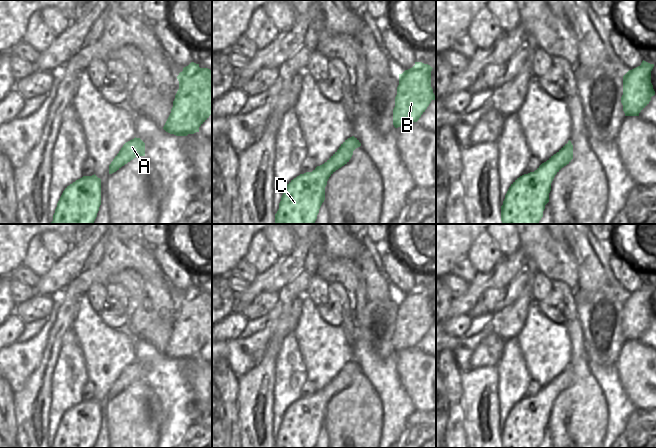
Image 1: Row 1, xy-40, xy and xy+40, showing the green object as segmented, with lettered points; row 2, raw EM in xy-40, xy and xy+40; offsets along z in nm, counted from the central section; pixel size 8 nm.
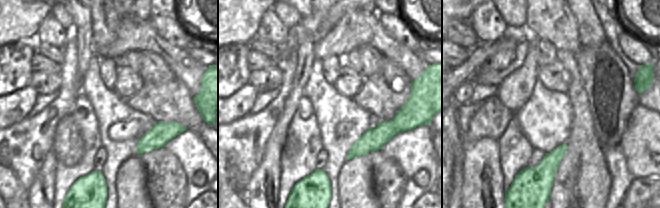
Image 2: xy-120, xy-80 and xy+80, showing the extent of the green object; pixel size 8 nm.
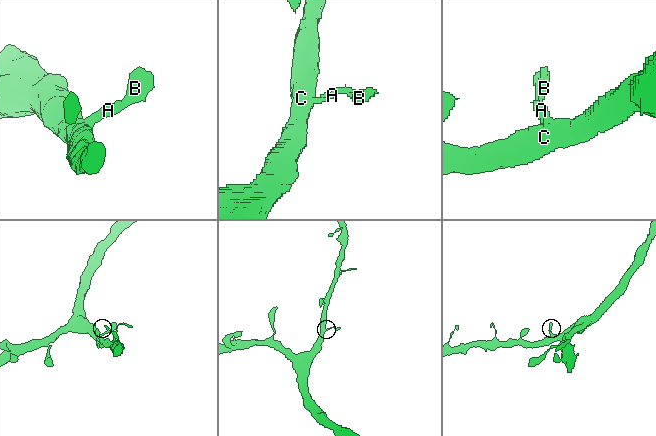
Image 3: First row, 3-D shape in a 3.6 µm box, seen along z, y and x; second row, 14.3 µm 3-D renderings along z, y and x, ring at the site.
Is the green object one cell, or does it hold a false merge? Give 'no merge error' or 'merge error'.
no merge error

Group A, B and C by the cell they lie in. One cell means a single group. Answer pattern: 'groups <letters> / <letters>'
groups A B C

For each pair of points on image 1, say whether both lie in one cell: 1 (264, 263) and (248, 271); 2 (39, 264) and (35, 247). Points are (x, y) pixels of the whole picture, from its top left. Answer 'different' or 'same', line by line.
1: different
2: same

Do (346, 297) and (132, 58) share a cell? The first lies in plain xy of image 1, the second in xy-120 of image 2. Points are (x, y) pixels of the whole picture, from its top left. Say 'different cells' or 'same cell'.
same cell

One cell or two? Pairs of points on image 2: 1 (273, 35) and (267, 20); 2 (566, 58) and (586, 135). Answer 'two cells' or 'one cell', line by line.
1: one cell
2: one cell

